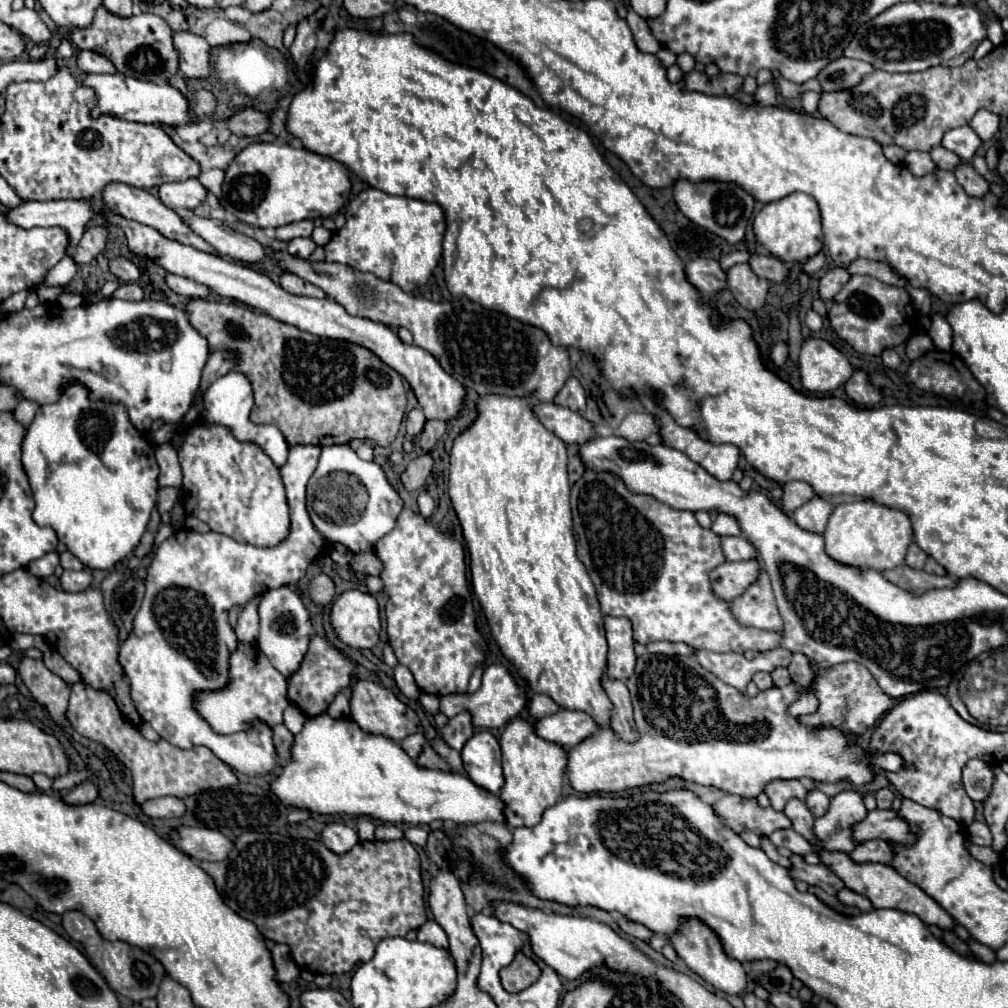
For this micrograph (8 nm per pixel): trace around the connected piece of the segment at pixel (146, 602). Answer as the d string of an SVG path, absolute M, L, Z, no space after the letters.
M295 445L289 449L289 459L281 467L281 477L287 489L287 503L291 509L291 533L277 547L271 547L271 549L251 547L251 545L237 543L231 537L215 533L215 531L201 535L191 529L179 529L169 539L165 539L159 545L155 559L147 571L147 583L145 583L147 591L133 619L133 631L121 643L121 649L119 649L119 663L129 679L131 699L133 699L133 705L139 717L147 721L161 735L161 739L169 741L171 745L181 747L181 749L205 745L225 765L245 775L261 775L277 767L277 753L271 741L271 729L267 725L257 723L251 729L235 733L235 735L217 735L215 731L211 731L207 721L199 717L197 711L191 707L191 699L193 699L193 693L199 689L215 689L227 683L227 655L235 649L235 643L237 643L235 631L231 629L227 621L229 609L233 605L245 605L249 599L265 593L267 589L297 583L305 575L313 559L317 559L317 555L325 551L327 543L315 531L309 519L309 513L305 509L305 485L317 467L319 451L321 447L315 447L315 445Z

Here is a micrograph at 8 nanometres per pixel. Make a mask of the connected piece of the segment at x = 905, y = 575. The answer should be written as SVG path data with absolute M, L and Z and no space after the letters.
M907 565L883 571L883 577L905 591L911 591L911 595L923 595L931 589L951 589L957 585L955 579L949 575L943 575L943 577L929 575L925 571L917 571Z

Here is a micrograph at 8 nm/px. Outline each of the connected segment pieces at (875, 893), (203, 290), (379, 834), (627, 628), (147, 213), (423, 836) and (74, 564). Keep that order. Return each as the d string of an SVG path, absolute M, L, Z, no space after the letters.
M821 853L819 857L821 857L821 863L831 867L841 877L841 881L845 883L847 889L851 889L859 895L865 895L873 903L875 909L899 909L905 913L919 915L923 919L923 923L927 923L927 925L937 925L941 929L949 929L949 931L955 929L955 919L935 899L931 899L921 887L909 883L893 867L881 865L881 863L857 865L849 859L847 853Z
M167 275L165 281L179 295L185 295L185 297L201 297L201 299L209 297L207 287L191 281L191 279L185 279L185 277L179 277L179 275Z
M379 825L375 829L375 839L379 841L393 841L393 839L401 839L403 837L403 831L395 825Z
M605 617L605 631L609 643L607 677L625 681L635 669L635 641L631 631L631 621L627 617Z
M111 183L111 187L105 187L103 193L101 193L103 199L107 199L107 203L111 203L111 211L119 213L121 217L125 219L131 219L131 221L137 221L137 223L143 223L143 225L149 225L153 229L157 229L163 237L167 239L175 239L179 243L185 243L185 245L191 245L199 251L205 251L205 253L211 253L211 255L219 255L215 251L215 247L211 247L205 239L201 239L199 235L195 235L195 231L191 231L191 227L171 209L167 209L157 197L149 195L145 189L137 189L137 187L129 187L125 183Z
M409 827L409 829L405 829L405 839L411 841L413 845L425 847L425 843L427 843L427 831L423 827Z
M63 551L63 553L61 553L61 567L63 567L63 569L81 571L81 569L83 569L83 563L81 563L77 557L73 557L69 551Z

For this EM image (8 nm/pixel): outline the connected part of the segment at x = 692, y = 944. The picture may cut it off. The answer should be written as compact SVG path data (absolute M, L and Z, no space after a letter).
M683 921L681 931L671 935L671 945L675 947L677 955L685 961L685 965L691 971L695 971L703 981L713 985L717 991L723 991L727 995L741 995L745 991L745 987L747 987L747 973L745 973L743 965L739 961L735 961L735 959L725 957L725 951L721 947L719 939L701 921Z

